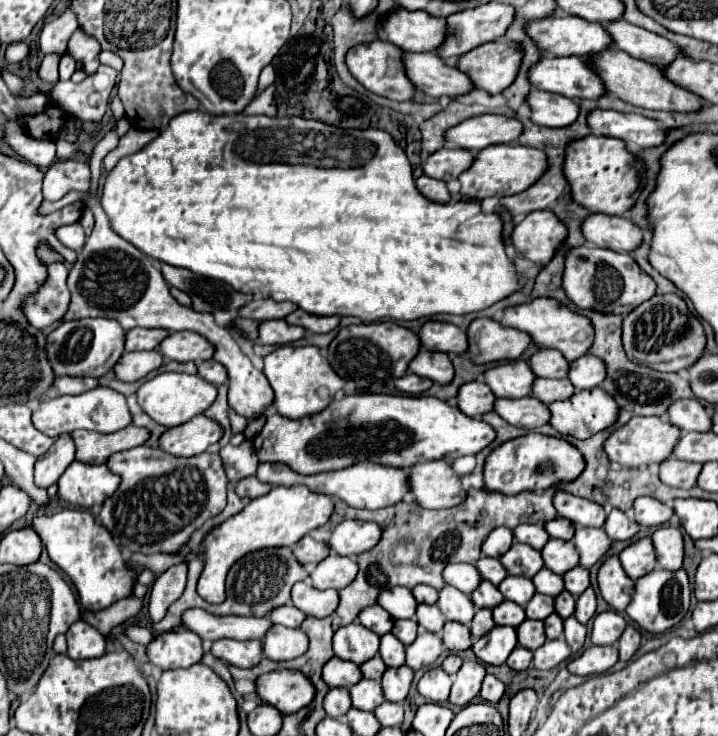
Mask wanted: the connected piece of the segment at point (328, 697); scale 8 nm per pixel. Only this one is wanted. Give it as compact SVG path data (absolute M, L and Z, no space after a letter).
M331 688L331 690L325 694L323 708L325 708L327 716L331 716L331 718L341 718L341 716L345 716L347 710L351 708L349 690L347 690L347 688Z

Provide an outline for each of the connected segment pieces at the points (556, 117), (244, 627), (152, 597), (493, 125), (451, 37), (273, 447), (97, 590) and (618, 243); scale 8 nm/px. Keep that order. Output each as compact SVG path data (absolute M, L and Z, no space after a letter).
M531 90L525 102L531 108L531 122L541 126L569 126L579 114L579 106L573 100L543 90Z
M191 608L183 614L183 628L195 632L201 640L219 640L219 638L235 638L235 640L251 640L263 638L271 628L269 618L253 618L253 616L213 616L203 608Z
M179 564L169 568L167 572L161 574L161 578L155 580L147 602L147 610L153 622L159 622L165 616L167 608L183 594L185 578L187 578L187 564Z
M483 114L467 118L451 128L445 130L445 144L459 146L477 154L479 150L491 144L509 144L519 138L523 124L515 118L497 116L497 114Z
M487 2L475 10L461 10L447 18L447 40L437 48L443 60L461 56L485 42L499 40L513 20L513 6Z
M355 394L341 400L333 400L321 414L313 414L299 420L289 420L277 416L275 412L267 416L267 424L253 438L253 448L257 450L259 462L283 462L299 474L319 474L341 470L353 466L353 462L375 462L381 466L409 468L425 460L453 460L465 454L477 454L483 450L495 432L489 424L465 416L459 408L433 396L389 396L389 394Z
M61 510L53 516L35 516L31 528L41 536L49 558L71 578L81 604L87 610L103 610L113 602L131 596L135 572L129 570L121 558L113 536L85 510Z
M589 214L581 224L581 232L587 244L615 252L631 252L641 244L641 230L625 216Z

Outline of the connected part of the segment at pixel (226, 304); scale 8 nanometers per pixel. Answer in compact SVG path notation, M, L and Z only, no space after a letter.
M161 264L161 272L167 284L187 292L193 300L193 308L199 312L209 312L217 318L221 326L237 316L237 310L253 300L251 294L235 292L229 284L197 276L185 268Z

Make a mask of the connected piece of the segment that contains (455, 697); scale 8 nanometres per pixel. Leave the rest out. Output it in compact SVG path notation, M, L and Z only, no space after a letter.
M463 662L459 672L453 676L449 702L457 706L467 706L479 694L485 674L487 672L481 662Z

